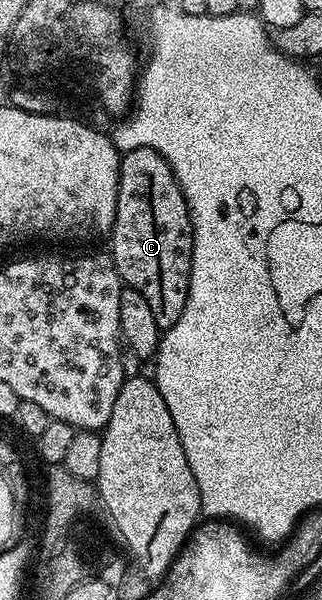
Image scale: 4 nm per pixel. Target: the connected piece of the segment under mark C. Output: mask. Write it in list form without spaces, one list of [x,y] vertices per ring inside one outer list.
[[[141,148],[125,153],[118,165],[118,197],[116,198],[116,218],[108,237],[108,251],[118,267],[118,276],[125,287],[136,290],[148,301],[148,306],[156,318],[156,326],[168,329],[180,322],[188,298],[190,271],[192,270],[192,242],[194,231],[190,221],[190,211],[184,194],[168,166],[168,162],[156,150]]]

